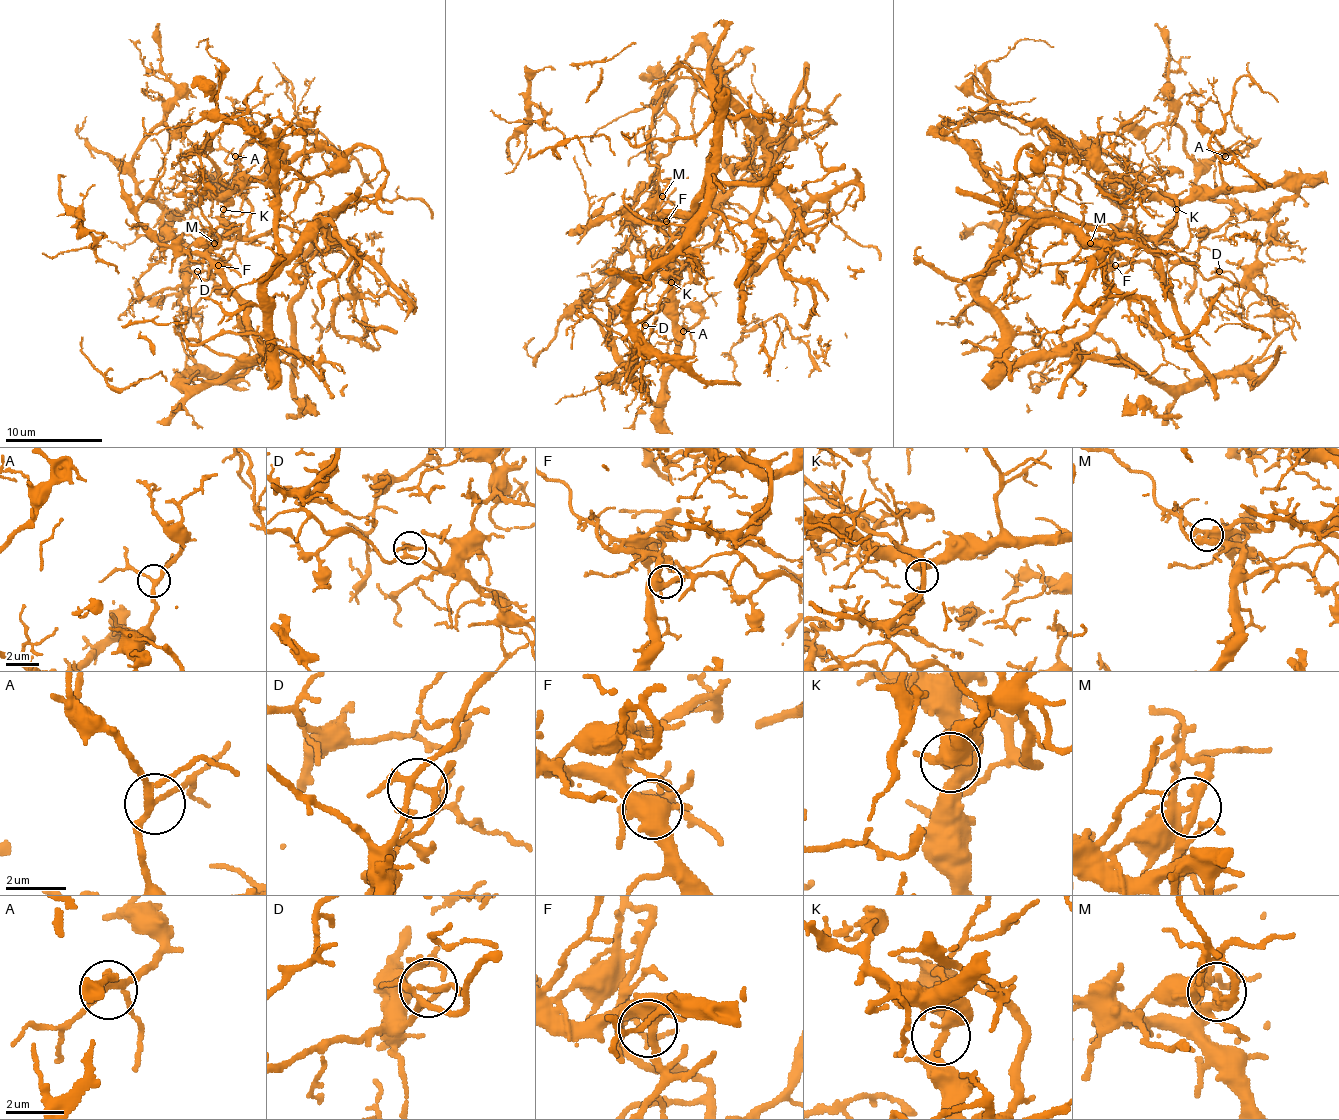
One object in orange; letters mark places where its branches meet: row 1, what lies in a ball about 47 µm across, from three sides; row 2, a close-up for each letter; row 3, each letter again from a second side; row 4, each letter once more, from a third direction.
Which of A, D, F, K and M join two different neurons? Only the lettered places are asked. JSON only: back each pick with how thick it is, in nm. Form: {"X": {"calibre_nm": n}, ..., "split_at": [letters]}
{"D": {"calibre_nm": 160}, "M": {"calibre_nm": 300}, "split_at": ["D", "M"]}

